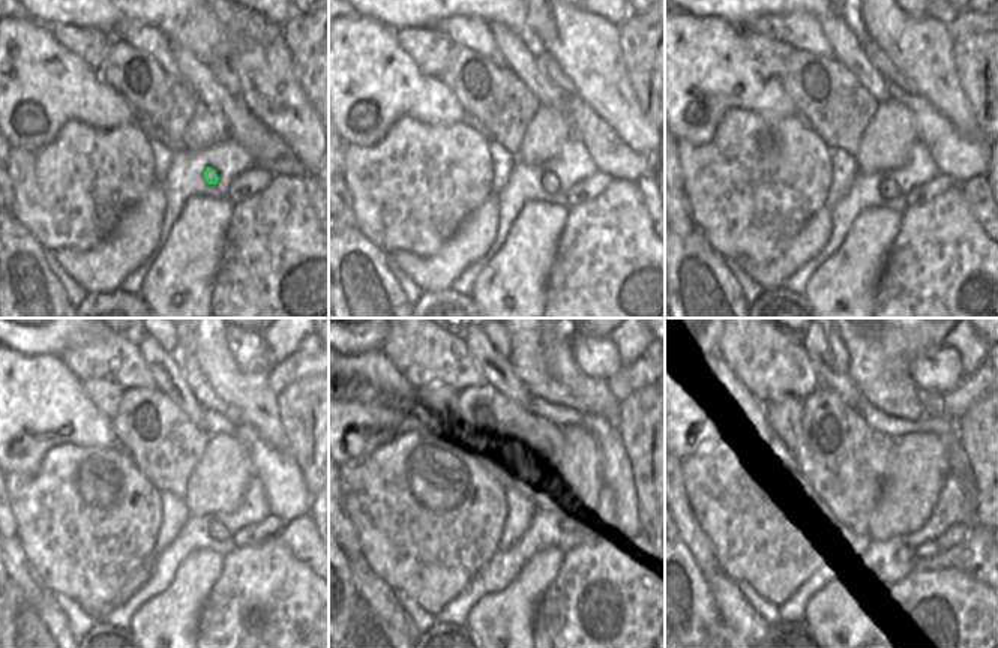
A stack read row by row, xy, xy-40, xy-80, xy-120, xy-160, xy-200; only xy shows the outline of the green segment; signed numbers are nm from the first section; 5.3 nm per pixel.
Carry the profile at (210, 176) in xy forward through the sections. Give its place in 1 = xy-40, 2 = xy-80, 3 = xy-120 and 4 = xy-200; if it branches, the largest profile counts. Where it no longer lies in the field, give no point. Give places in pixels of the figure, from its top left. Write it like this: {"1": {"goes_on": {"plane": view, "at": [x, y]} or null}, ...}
{"1": {"goes_on": {"plane": "xy-40", "at": [550, 182]}}, "2": {"goes_on": {"plane": "xy-80", "at": [889, 189]}}, "3": {"goes_on": {"plane": "xy-120", "at": [225, 545]}}, "4": {"goes_on": {"plane": "xy-200", "at": [905, 555]}}}

